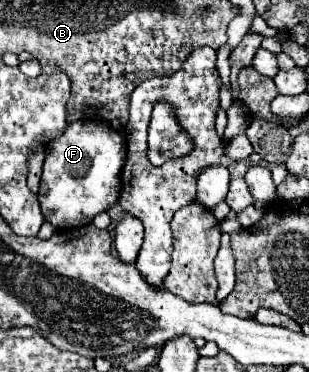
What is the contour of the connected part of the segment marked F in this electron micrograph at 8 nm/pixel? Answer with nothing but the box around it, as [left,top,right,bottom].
[37,120,125,228]

